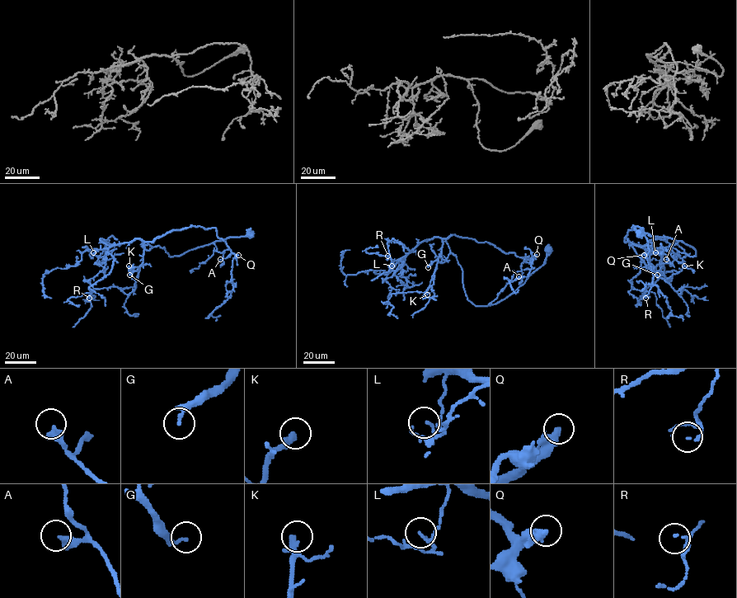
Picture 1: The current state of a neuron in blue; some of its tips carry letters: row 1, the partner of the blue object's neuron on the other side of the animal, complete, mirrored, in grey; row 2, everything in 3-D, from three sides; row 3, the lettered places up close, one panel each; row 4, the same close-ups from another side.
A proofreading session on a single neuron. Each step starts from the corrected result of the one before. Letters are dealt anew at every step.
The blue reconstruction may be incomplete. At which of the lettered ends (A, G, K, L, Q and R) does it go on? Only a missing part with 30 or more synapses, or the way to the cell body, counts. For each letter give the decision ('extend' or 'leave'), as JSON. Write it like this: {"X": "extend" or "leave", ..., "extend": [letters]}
{"A": "leave", "G": "extend", "K": "leave", "L": "leave", "Q": "extend", "R": "leave", "extend": ["G", "Q"]}

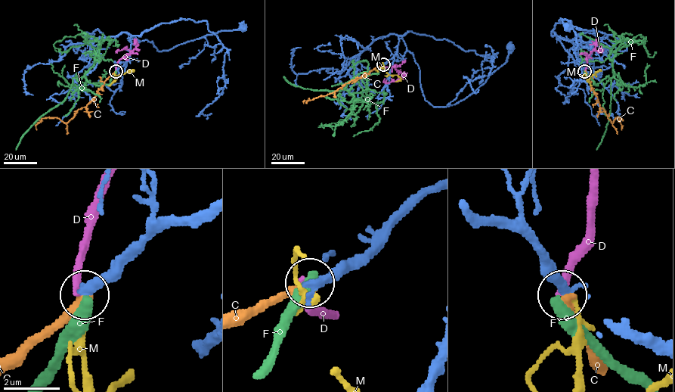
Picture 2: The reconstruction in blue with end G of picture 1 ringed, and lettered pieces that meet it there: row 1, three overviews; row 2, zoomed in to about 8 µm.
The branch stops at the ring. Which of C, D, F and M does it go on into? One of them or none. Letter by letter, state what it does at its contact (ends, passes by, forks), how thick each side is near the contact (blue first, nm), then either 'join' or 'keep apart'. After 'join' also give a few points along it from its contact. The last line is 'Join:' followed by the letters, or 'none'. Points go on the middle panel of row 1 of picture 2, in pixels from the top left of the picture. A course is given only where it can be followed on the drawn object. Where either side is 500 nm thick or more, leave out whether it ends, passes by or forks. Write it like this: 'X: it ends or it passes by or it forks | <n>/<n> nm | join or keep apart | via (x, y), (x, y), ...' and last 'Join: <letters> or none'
C: it ends | 400/340 nm | join | via (383, 65), (369, 70), (362, 77), (347, 83), (333, 92), (304, 101)
D: it ends | 360/280 nm | keep apart
F: it ends | 400/420 nm | keep apart
M: it ends | 360/140 nm | keep apart
Join: C

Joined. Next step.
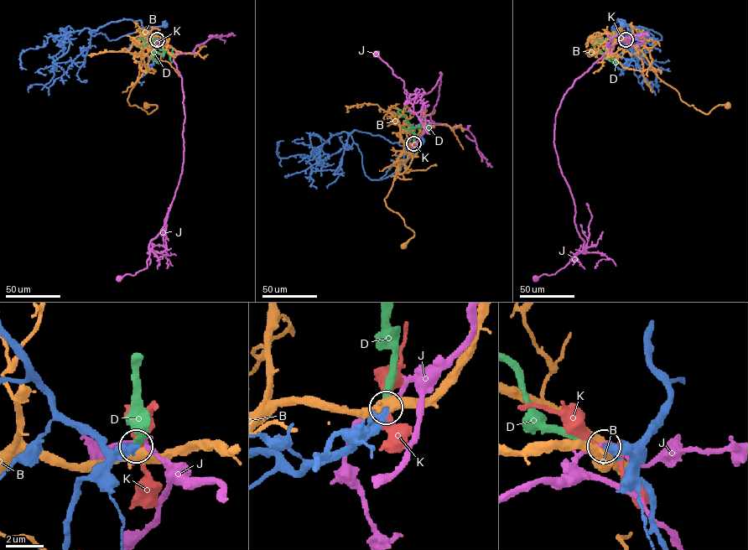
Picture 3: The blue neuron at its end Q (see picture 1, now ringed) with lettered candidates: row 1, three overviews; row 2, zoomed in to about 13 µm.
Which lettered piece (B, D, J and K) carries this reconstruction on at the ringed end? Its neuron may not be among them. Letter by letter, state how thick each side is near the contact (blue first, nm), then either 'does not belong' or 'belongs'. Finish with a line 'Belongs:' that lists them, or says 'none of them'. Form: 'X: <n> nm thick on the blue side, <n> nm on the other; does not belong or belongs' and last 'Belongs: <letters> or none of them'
B: 600 nm thick on the blue side, 480 nm on the other; does not belong
D: 420 nm thick on the blue side, 320 nm on the other; belongs
J: 500 nm thick on the blue side, 240 nm on the other; does not belong
K: 600 nm thick on the blue side, 360 nm on the other; does not belong
Belongs: D

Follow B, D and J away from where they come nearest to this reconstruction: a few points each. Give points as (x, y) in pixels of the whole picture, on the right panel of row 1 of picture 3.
B: (625, 39), (688, 106), (706, 114), (719, 105), (728, 106)
D: (625, 39), (616, 33), (594, 45), (592, 42)
J: (625, 39), (576, 80), (558, 111), (553, 143), (584, 241), (583, 250), (555, 273), (536, 277)

